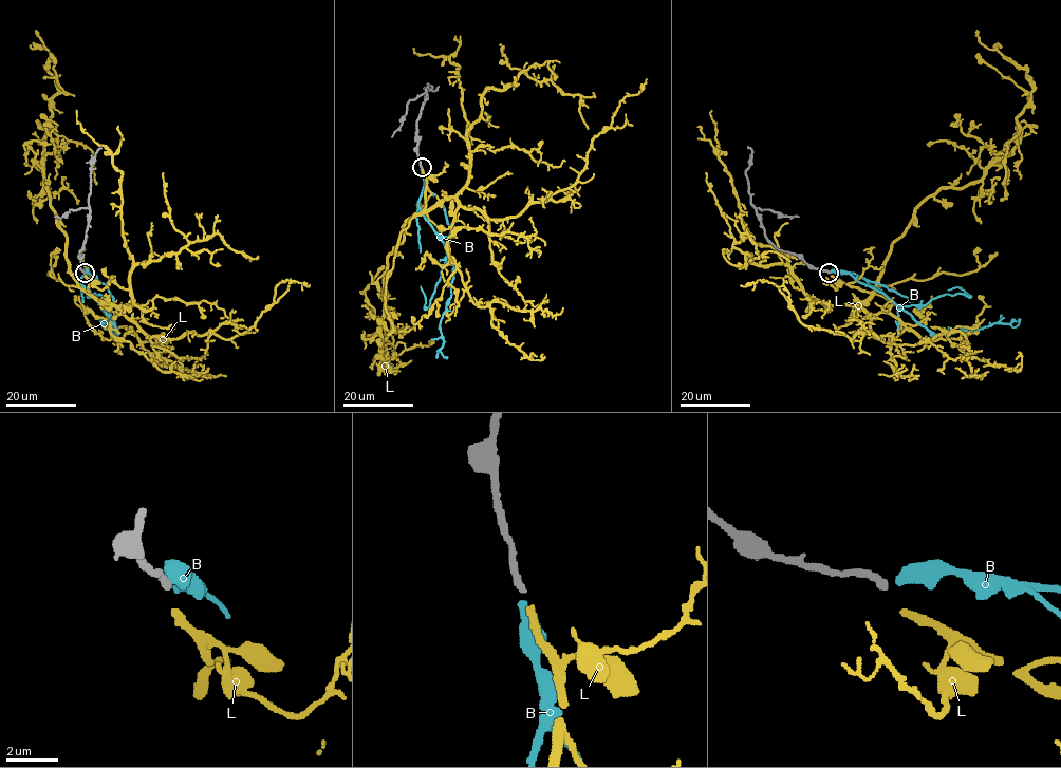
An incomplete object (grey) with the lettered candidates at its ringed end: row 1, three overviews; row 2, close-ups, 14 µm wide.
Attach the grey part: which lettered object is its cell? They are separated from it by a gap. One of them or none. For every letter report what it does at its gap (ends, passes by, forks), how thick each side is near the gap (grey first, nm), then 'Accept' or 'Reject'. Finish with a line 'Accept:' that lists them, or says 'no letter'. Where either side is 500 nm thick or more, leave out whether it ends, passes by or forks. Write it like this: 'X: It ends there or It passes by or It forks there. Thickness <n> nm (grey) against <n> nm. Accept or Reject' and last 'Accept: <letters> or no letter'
B: It ends there. Thickness 280 nm (grey) against 460 nm. Reject
L: It ends there. Thickness 280 nm (grey) against 280 nm. Reject
Accept: no letter

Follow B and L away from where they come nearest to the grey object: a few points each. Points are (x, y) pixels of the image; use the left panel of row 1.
B: (84, 272), (81, 283), (107, 311), (117, 329), (116, 334), (103, 326), (109, 319)
L: (85, 276), (87, 292), (70, 270), (67, 236), (43, 176), (43, 141), (58, 83), (35, 31)

